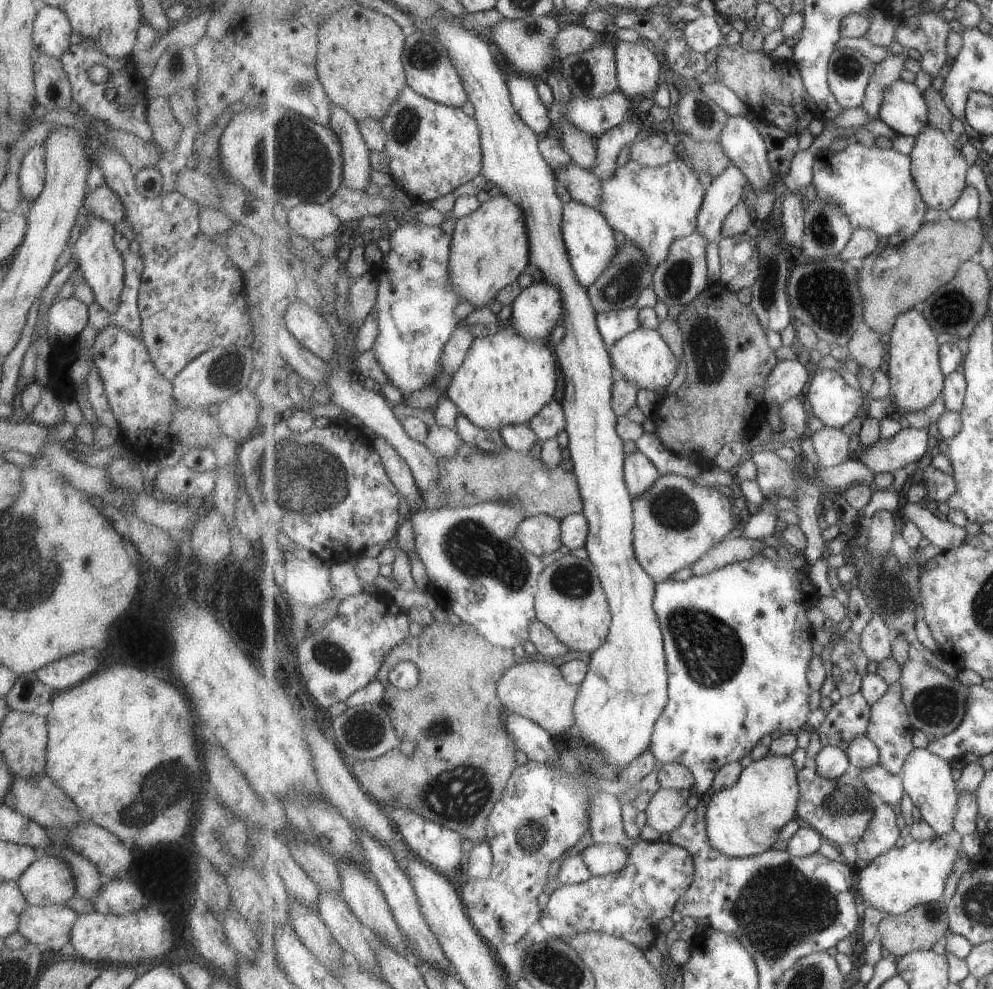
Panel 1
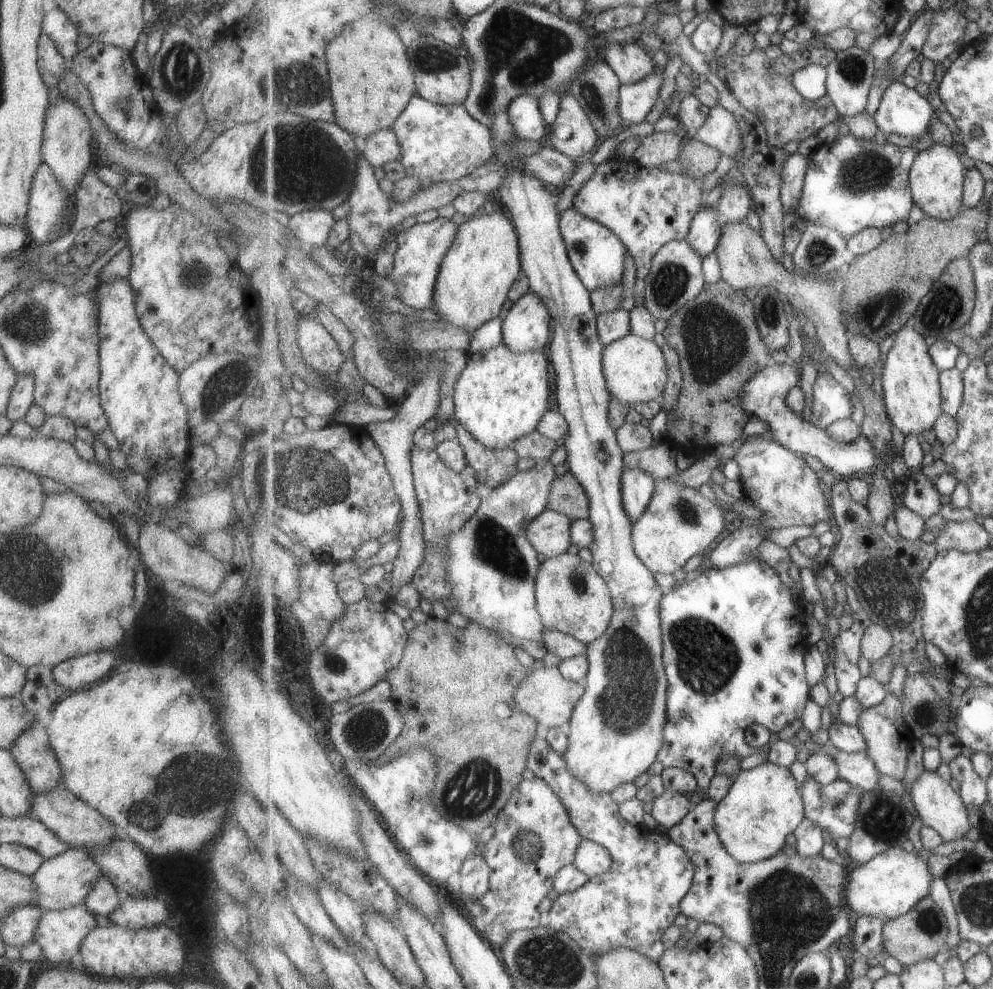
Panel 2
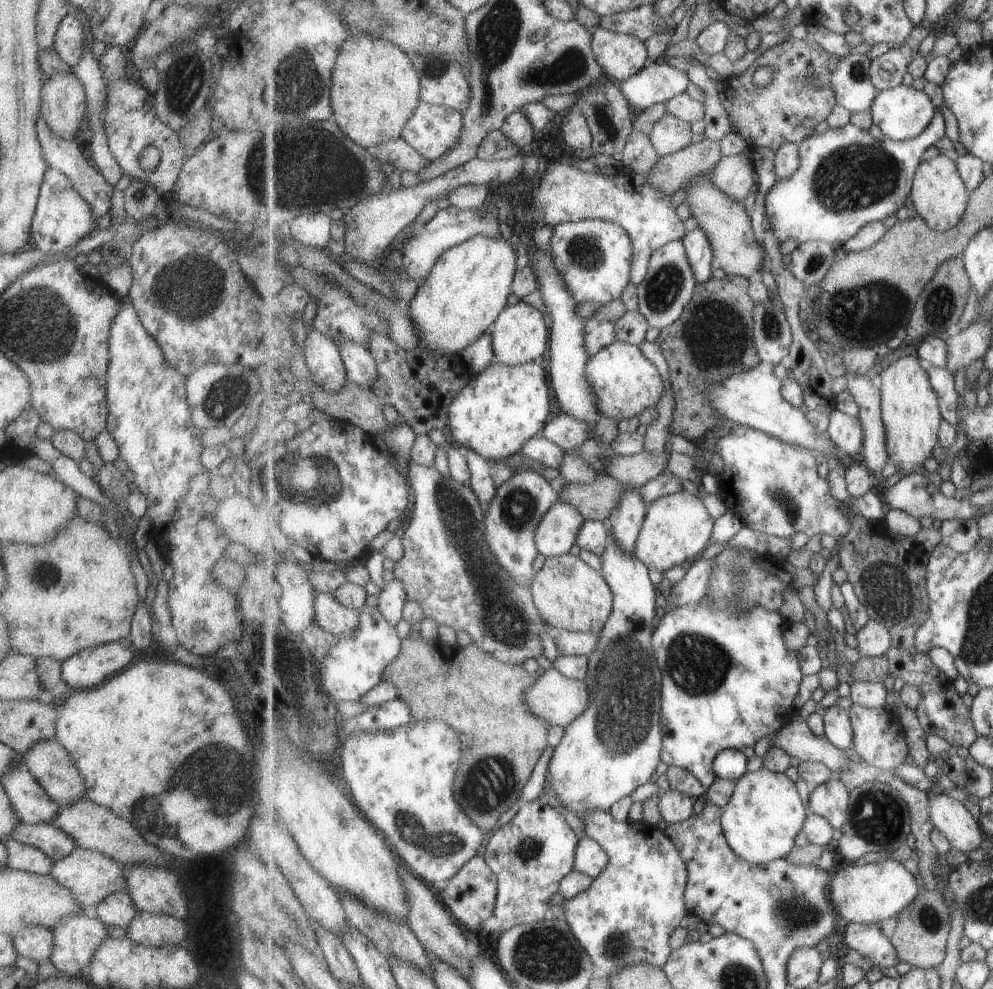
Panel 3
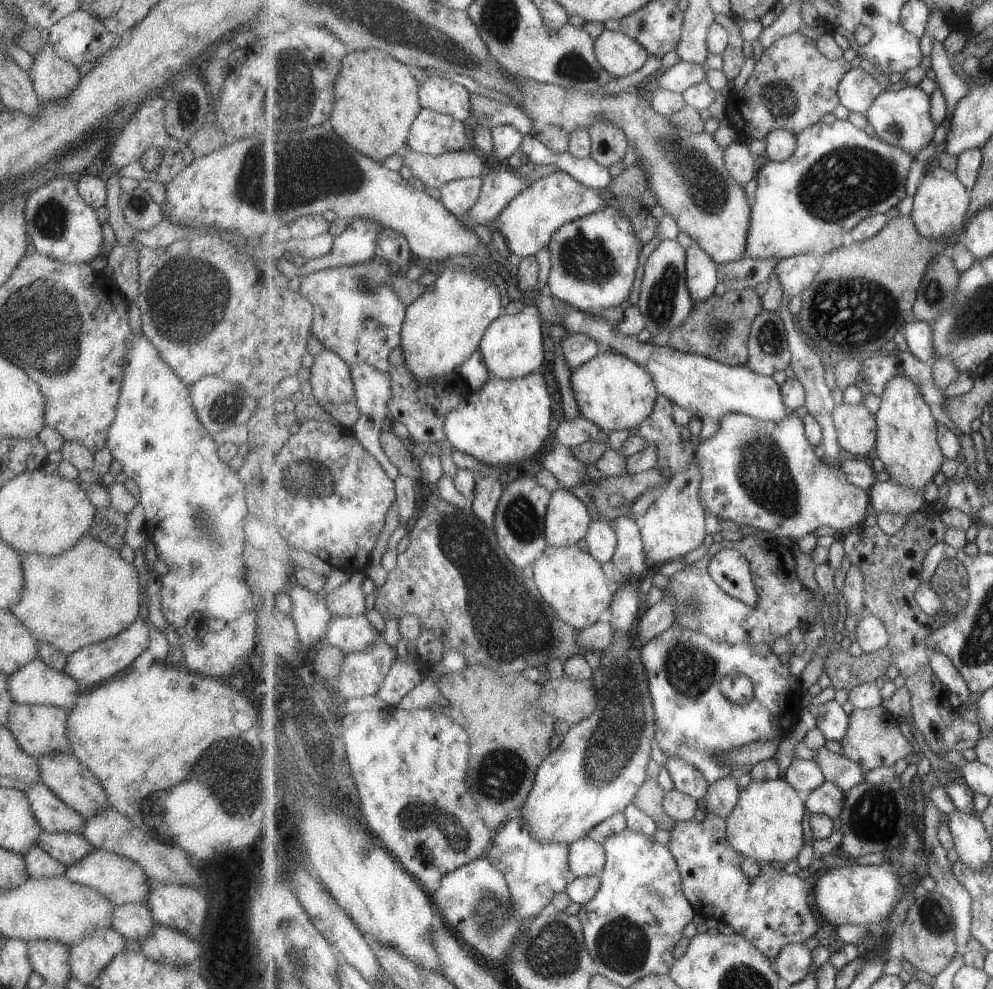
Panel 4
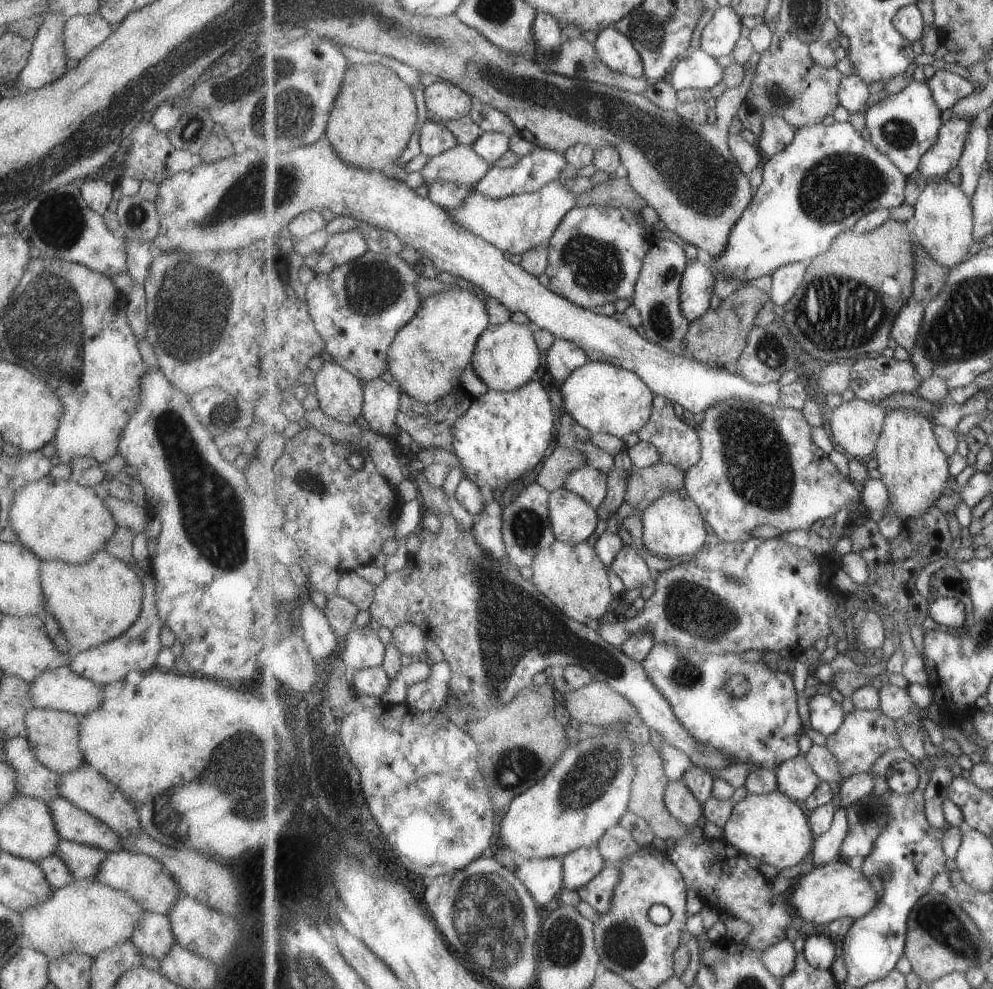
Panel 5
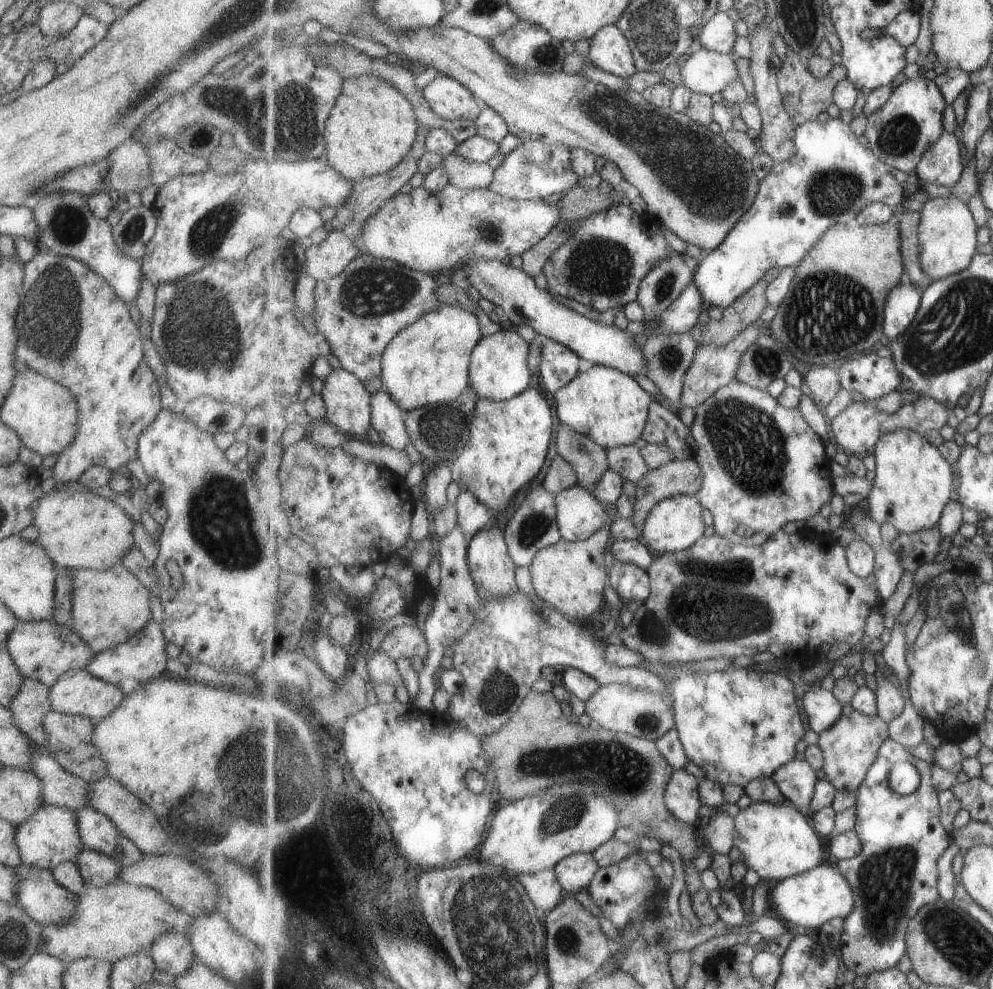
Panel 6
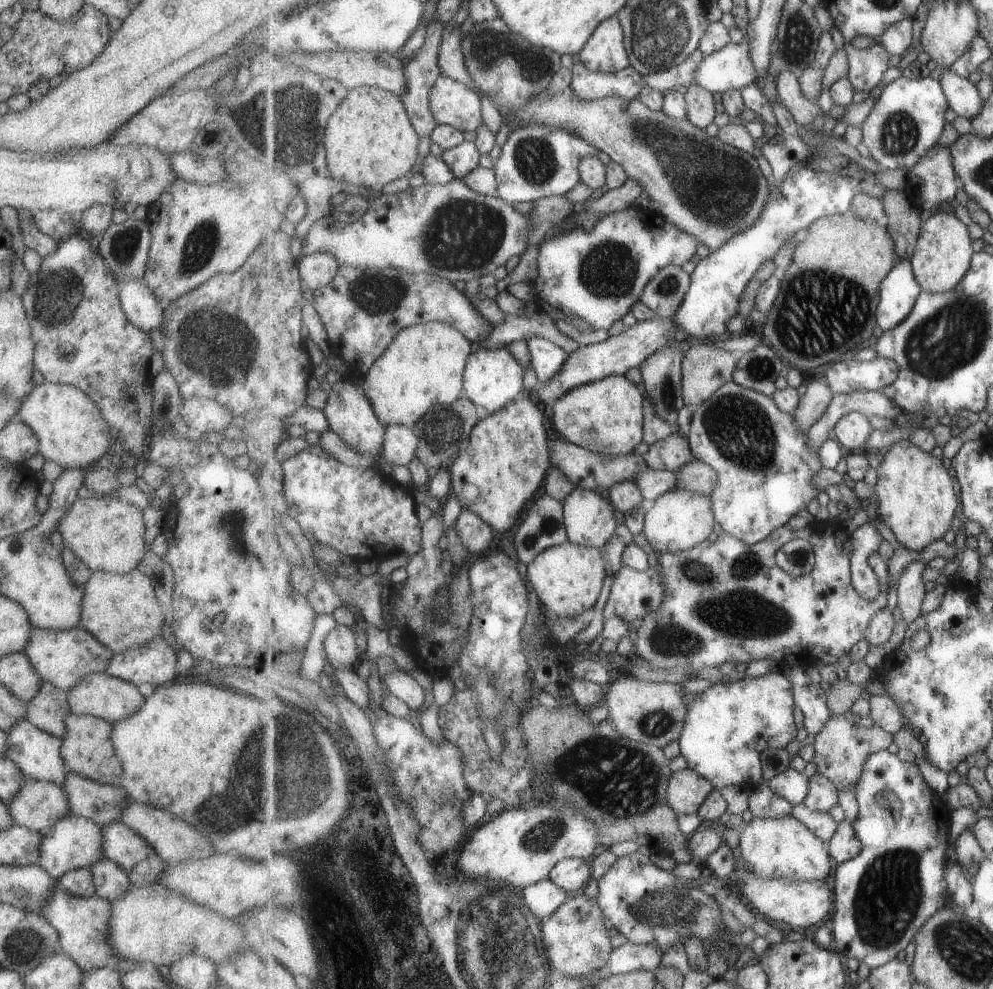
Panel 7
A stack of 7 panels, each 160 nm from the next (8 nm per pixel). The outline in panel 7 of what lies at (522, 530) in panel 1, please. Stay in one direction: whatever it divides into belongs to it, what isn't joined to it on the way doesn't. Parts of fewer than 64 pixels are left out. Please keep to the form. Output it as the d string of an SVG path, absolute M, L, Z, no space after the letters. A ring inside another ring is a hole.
M576 487L563 503L570 541L603 550L618 529L611 499L603 498L597 491Z

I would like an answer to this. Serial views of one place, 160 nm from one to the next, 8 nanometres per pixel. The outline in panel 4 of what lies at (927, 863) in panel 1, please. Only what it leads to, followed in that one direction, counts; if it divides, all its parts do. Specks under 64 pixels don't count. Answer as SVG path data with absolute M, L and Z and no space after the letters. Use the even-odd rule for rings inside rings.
M889 864L849 865L824 870L816 877L815 894L819 914L836 927L841 925L881 924L891 913L901 896L899 875Z

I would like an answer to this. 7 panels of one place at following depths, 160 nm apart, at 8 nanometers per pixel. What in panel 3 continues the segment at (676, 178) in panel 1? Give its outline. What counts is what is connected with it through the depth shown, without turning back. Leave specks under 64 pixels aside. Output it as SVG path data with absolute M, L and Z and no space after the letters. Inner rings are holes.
M552 161L544 171L540 183L532 191L532 204L524 213L532 222L549 224L555 228L560 222L577 222L583 219L603 219L623 225L631 235L634 255L632 260L632 283L641 284L648 273L651 257L668 242L685 238L684 220L677 216L671 204L672 195L664 195L653 188L653 183L643 173L620 171L616 175L586 173L573 165Z

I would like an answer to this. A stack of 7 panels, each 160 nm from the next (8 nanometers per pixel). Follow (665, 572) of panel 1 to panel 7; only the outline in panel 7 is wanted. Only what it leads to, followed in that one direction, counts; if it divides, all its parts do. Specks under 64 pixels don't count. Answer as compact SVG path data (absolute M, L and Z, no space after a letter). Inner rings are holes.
M685 488L675 489L661 495L645 512L643 532L656 555L678 553L701 544L713 532L716 515L710 495L697 494Z

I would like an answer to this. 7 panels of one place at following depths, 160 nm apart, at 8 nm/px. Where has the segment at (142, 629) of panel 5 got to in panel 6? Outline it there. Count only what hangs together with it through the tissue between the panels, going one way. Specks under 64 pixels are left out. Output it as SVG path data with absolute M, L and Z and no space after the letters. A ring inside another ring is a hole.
M150 619L129 640L126 640L124 643L119 643L113 648L96 653L91 658L90 663L87 664L85 670L99 680L114 685L117 685L120 680L126 678L137 680L142 684L165 674L166 662L169 659L166 655L166 643L161 632L160 624Z

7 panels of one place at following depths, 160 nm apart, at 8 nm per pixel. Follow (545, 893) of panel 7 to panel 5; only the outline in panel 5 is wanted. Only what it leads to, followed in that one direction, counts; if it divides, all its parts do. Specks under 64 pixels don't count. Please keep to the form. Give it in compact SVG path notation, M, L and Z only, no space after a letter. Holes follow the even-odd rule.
M498 844L498 851L495 854L497 862L501 866L505 866L507 870L511 870L513 874L525 882L525 887L533 894L534 901L540 904L541 907L548 908L549 902L559 894L559 891L565 884L564 870L565 870L565 857L552 857L552 858L525 858L509 846L509 844Z

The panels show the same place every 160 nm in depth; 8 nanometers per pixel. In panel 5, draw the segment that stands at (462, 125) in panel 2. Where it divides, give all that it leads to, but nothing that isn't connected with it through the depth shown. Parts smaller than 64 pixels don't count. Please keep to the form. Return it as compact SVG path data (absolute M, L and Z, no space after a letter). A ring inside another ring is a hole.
M429 115L421 126L419 141L422 153L427 158L437 157L460 144L457 136L445 126L444 122L432 115Z

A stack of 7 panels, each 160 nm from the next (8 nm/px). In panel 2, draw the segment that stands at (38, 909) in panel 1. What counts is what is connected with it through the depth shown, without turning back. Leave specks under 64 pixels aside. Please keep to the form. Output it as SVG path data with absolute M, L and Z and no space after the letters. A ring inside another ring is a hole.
M84 904L41 912L33 941L41 948L47 963L55 967L69 965L71 956L78 953L85 934L96 926L93 916Z

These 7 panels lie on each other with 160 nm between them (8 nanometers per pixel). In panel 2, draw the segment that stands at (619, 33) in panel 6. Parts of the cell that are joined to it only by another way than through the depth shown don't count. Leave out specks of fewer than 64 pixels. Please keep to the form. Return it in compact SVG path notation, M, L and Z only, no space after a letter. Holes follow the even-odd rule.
M641 42L609 43L603 56L615 70L622 85L631 85L649 78L656 69L655 62Z

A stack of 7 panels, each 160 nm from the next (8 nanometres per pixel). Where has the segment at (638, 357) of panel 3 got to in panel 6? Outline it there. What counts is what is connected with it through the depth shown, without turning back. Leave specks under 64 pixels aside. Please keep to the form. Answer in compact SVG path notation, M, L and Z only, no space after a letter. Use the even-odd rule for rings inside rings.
M593 365L589 370L581 371L567 386L556 392L554 398L557 416L561 423L595 439L607 450L621 445L632 445L633 442L642 438L645 427L648 425L648 416L654 399L649 392L645 392L637 384L637 380L630 374L603 365Z

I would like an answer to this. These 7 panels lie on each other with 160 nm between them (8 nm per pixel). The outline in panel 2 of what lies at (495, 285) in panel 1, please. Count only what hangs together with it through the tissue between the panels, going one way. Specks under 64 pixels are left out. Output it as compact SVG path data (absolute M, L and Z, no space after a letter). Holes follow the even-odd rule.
M495 207L491 214L484 212L482 216L473 217L460 225L457 237L453 240L453 245L441 266L433 310L442 317L442 321L451 322L465 330L477 331L501 314L513 286L522 274L521 248L517 228L514 222L511 222L507 216L503 216L502 212Z

